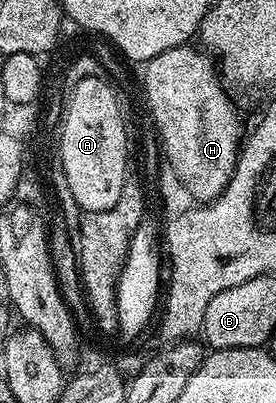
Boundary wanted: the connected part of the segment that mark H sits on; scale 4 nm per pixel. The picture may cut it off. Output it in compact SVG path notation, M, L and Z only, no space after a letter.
M183 45L145 60L146 103L150 106L149 118L153 122L161 123L170 157L178 167L178 172L188 177L191 191L194 191L190 199L213 201L226 188L234 167L238 164L240 148L244 143L244 131L242 135L242 119L238 116L229 93L222 88L224 83L215 60L205 50L195 47Z

